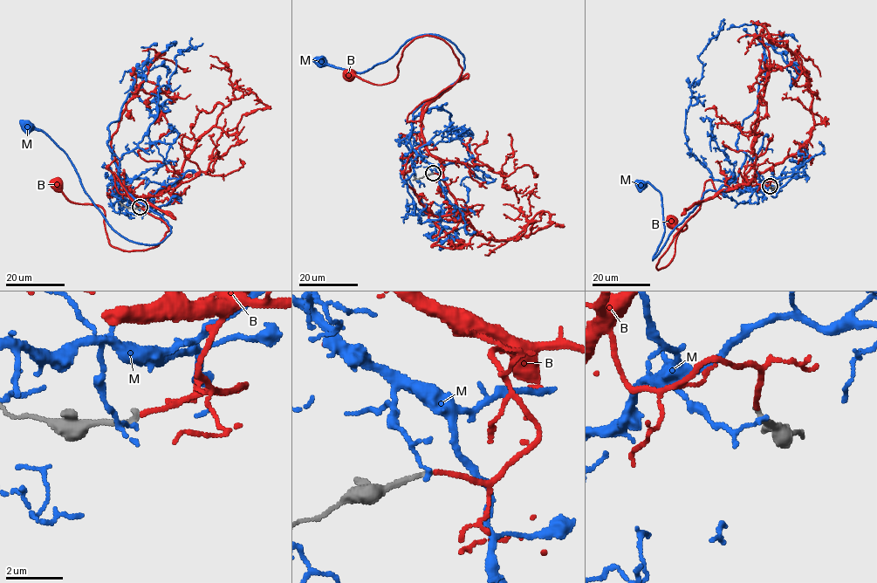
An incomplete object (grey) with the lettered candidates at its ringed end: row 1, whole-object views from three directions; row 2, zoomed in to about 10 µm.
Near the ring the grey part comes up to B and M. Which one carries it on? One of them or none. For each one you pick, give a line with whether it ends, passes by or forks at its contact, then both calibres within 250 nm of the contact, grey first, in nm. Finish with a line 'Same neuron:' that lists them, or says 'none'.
B: it ends there; 180 nm thick on the grey side, 170 nm on the other
Same neuron: B

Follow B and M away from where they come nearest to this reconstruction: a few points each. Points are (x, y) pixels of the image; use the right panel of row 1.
B: (770, 186), (754, 179), (717, 196), (709, 180), (700, 208), (657, 270), (687, 229), (672, 223)
M: (770, 187), (759, 183), (743, 190), (708, 191), (652, 260), (664, 231), (661, 195), (647, 181), (639, 185)

